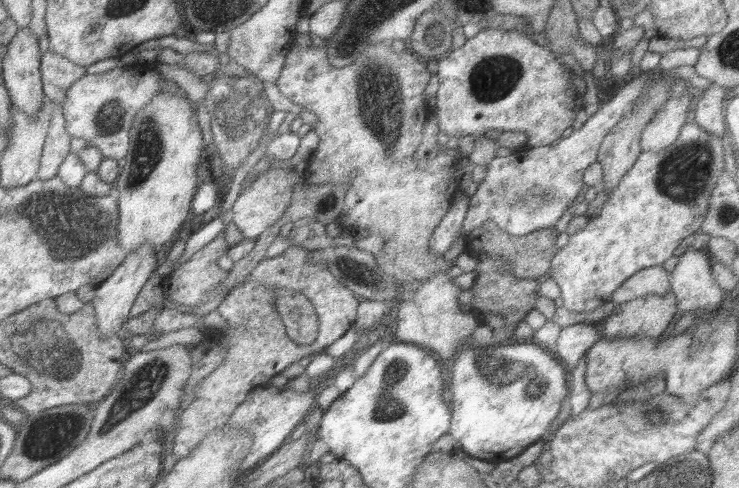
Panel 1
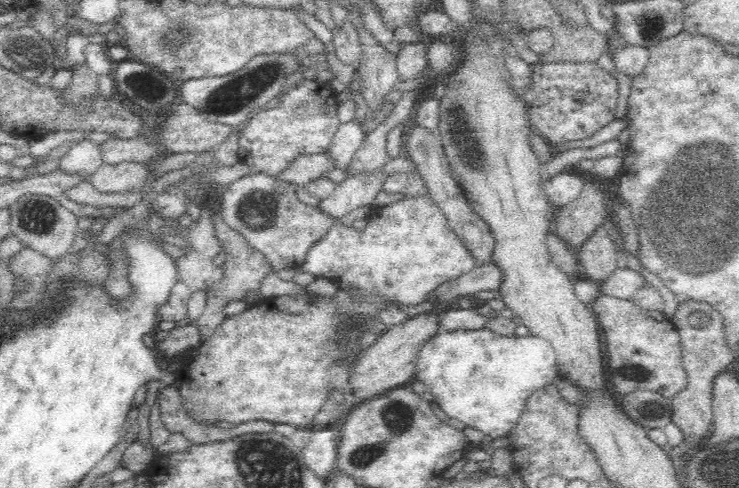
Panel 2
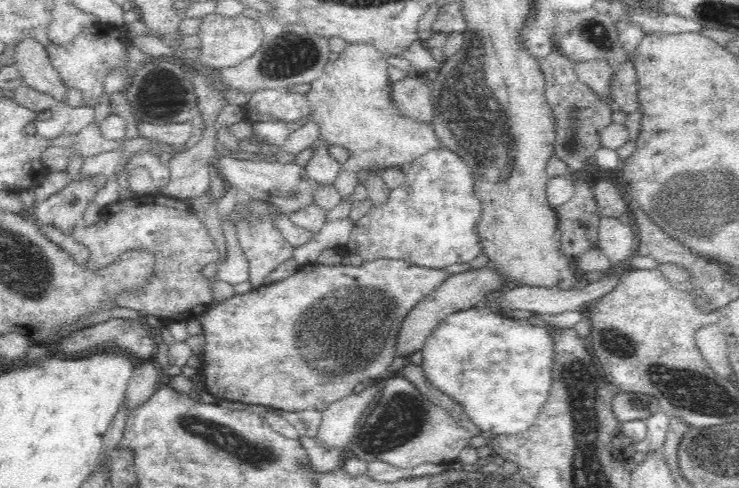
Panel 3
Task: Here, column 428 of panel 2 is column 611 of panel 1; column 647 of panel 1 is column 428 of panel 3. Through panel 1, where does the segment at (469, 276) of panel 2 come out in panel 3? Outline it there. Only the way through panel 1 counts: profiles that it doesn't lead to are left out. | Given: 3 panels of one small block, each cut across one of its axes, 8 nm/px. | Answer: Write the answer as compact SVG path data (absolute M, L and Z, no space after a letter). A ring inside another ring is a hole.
M394 258L372 260L360 266L326 266L316 262L304 264L284 280L264 284L216 306L208 306L204 314L196 316L206 336L206 350L198 356L206 390L214 394L216 400L244 402L248 406L268 406L282 412L324 412L332 402L350 396L352 388L364 382L364 378L388 376L392 360L398 356L396 346L404 318L448 276L450 274L444 270L414 266L412 262Z

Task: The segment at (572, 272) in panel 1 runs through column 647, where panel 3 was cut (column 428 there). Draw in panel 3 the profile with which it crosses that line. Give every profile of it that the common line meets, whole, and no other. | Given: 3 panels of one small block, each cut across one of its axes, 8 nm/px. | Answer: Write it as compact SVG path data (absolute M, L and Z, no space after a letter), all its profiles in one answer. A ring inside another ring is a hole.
M440 144L436 150L416 158L404 174L404 182L390 192L388 204L372 206L370 212L356 222L342 254L358 254L364 262L384 258L406 260L414 266L434 270L474 260L484 250L478 236L482 200L474 196L472 170L466 160Z

